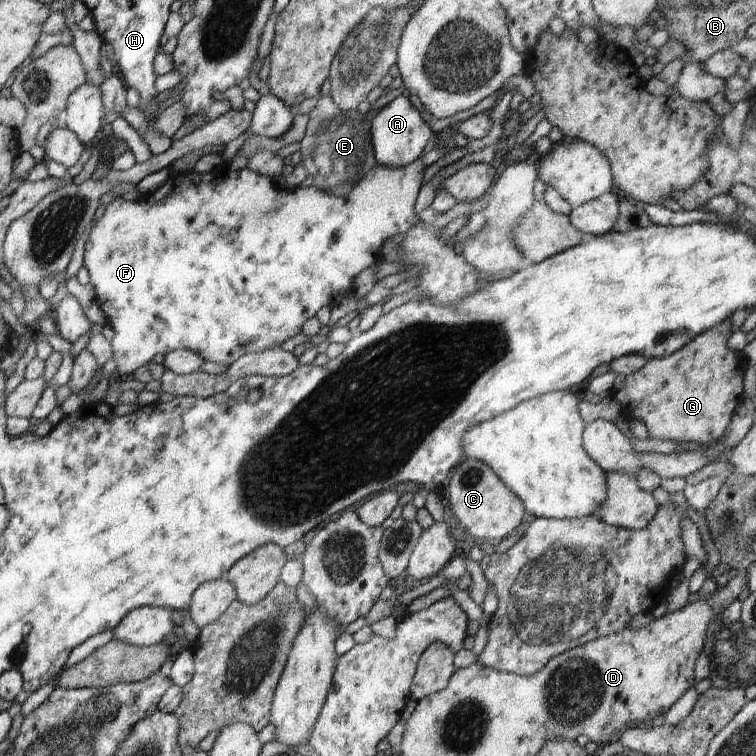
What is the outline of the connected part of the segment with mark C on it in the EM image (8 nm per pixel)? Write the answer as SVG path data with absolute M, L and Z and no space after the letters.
M463 458L460 464L453 467L451 475L449 501L464 529L479 542L495 543L502 541L502 538L507 541L511 539L512 532L522 524L526 510L522 500L494 474L492 468L482 461Z

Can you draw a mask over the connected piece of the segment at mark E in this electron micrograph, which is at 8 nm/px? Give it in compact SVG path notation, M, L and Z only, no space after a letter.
M331 94L320 96L316 107L308 115L308 128L300 140L302 166L314 178L313 185L334 196L348 194L374 164L377 164L370 134L370 121L357 109L342 112L334 104Z

